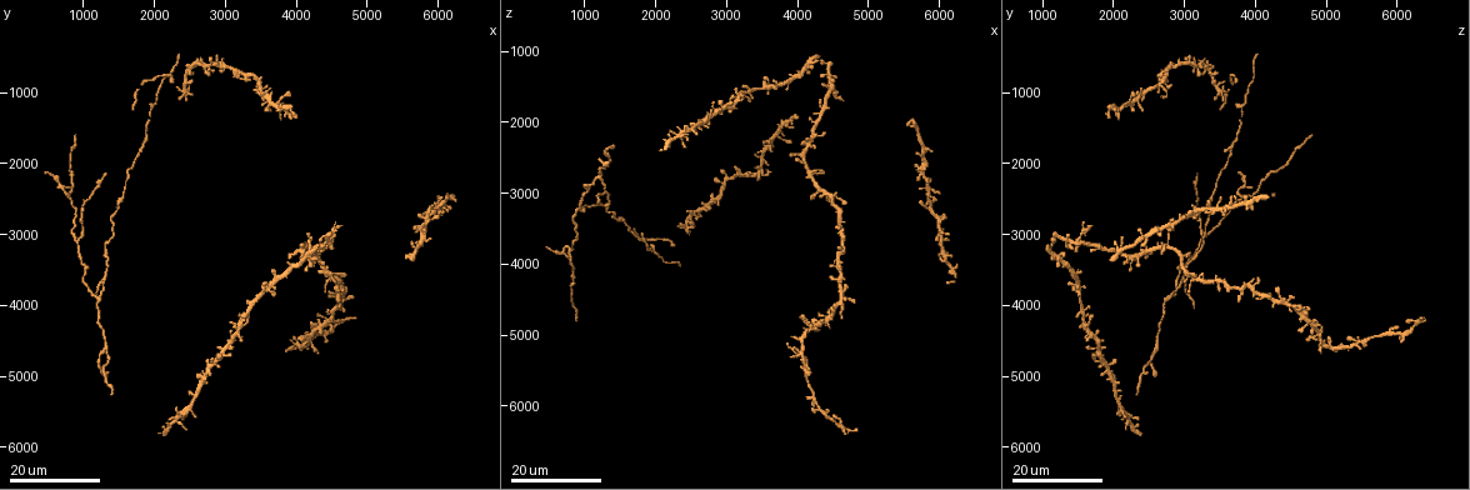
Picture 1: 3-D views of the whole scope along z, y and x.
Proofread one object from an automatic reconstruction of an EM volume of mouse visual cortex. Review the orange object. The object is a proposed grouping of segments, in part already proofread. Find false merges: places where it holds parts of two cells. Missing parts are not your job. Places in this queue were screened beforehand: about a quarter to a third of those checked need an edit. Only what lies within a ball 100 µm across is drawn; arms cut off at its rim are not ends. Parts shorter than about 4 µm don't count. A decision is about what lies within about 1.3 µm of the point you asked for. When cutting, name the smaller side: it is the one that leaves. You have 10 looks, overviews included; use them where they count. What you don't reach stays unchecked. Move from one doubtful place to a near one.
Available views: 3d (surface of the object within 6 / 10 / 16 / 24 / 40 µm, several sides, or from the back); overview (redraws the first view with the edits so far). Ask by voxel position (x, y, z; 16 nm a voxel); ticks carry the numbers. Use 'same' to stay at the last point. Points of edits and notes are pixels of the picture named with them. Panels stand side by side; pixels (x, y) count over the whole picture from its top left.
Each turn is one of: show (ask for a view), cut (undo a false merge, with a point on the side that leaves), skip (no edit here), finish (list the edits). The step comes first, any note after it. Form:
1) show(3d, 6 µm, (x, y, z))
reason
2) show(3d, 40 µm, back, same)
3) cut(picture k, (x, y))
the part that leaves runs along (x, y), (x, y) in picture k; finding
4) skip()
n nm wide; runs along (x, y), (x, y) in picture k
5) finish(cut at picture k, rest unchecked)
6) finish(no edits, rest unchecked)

show(3d, 24 µm, (1200, 3900, 2800))

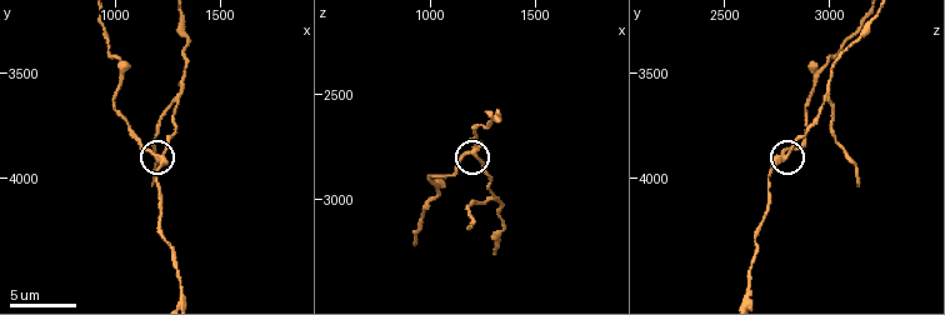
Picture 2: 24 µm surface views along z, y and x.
show(3d, 10 µm, (1210, 3900, 2770))
closer look

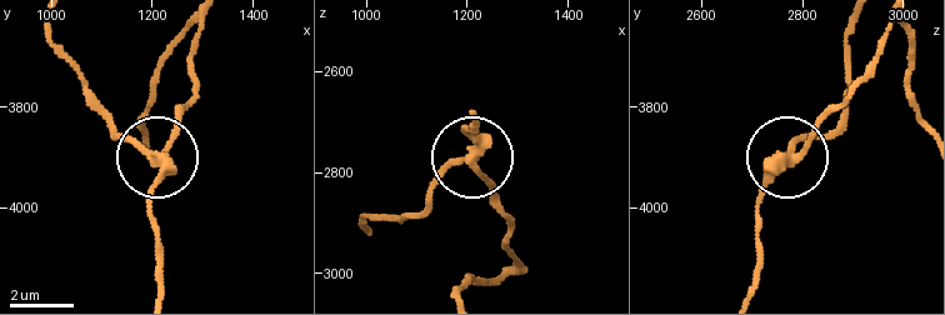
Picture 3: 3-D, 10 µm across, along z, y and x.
skip()
side arm 57 µm; runs along (158, 293), (149, 204), (158, 164), (103, 119) in picture 3; one cell here

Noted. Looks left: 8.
show(3d, 24 µm, (900, 3150, 3250))
a fork

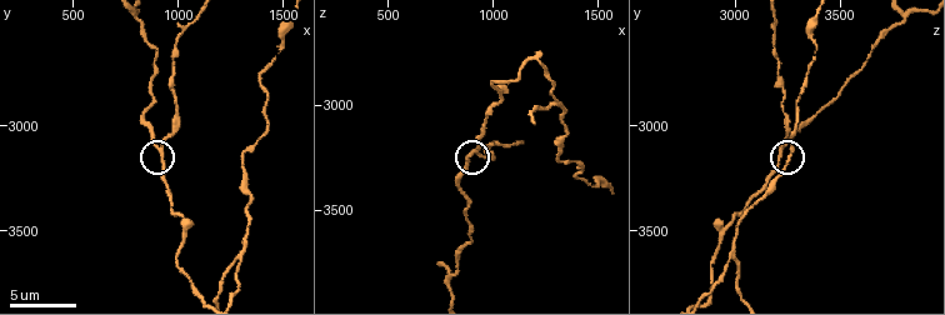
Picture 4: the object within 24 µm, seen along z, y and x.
show(3d, 6 µm, (910, 3110, 3230))
closer look

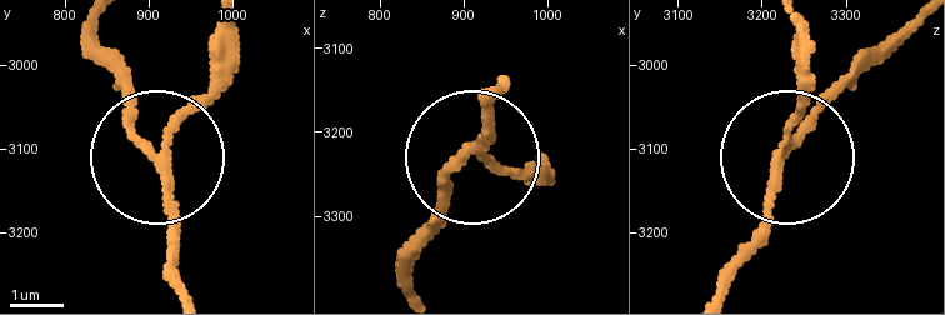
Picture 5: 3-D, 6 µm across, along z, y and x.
skip()
runs along (719, 281), (786, 160), (804, 58) in picture 5; all the same cell

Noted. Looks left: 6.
show(3d, 16 µm, (800, 2500, 3800))
three arms meet

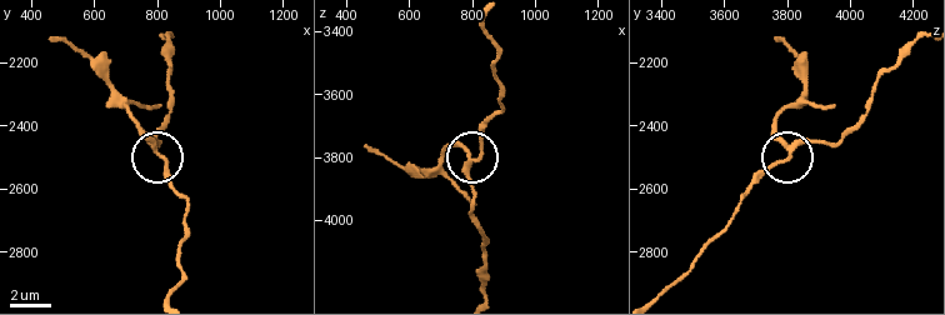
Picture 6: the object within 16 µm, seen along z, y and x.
show(3d, 6 µm, (800, 2460, 3820))
closer look

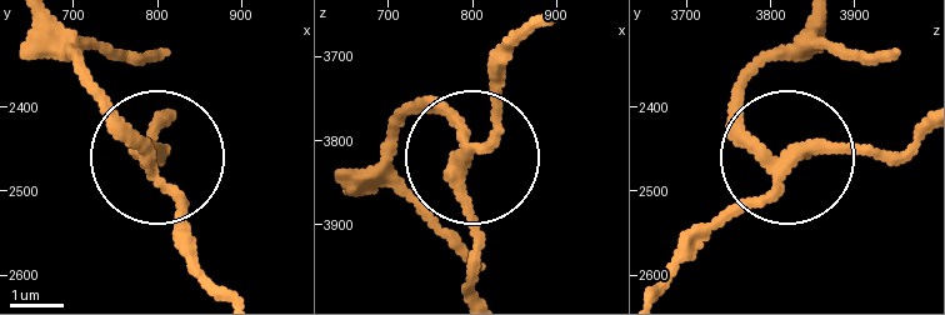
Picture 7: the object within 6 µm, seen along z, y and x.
show(3d, 6 µm, back, (785, 2460, 3810))

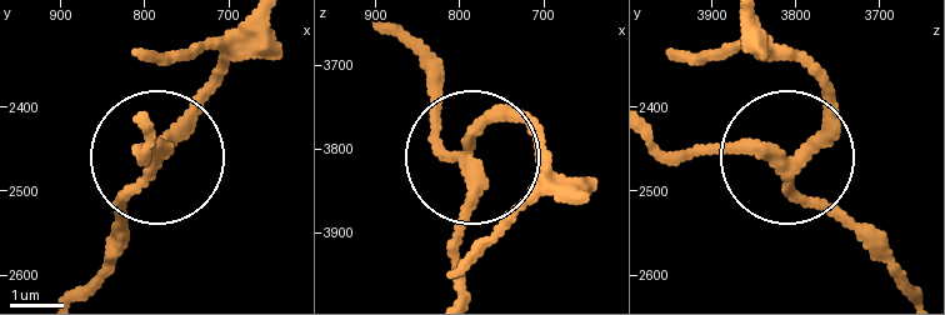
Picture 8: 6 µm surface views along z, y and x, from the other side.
cut(picture 8, (193, 111))
the part that leaves runs along (788, 164), (828, 101), (760, 21) in picture 8; a second cell is stuck on

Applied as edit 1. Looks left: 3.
show(3d, 16 µm, (1310, 3620, 2980))
two arms in line, one across

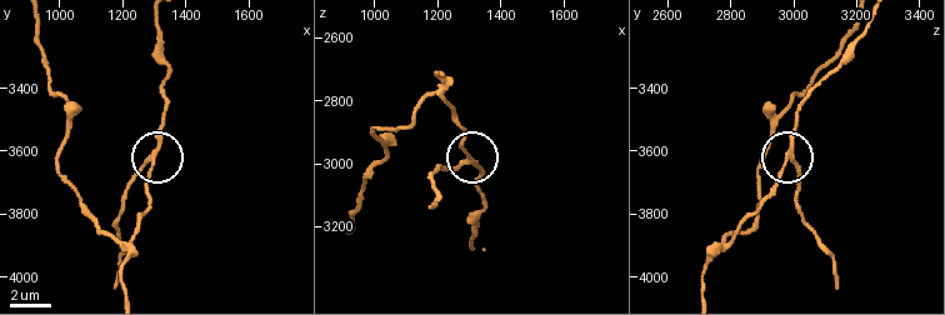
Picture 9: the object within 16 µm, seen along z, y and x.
cut(picture 9, (456, 170))
190 nm wide; two cells meet here

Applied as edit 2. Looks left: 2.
show(3d, 24 µm, (1300, 4600, 2650))
three-way junction

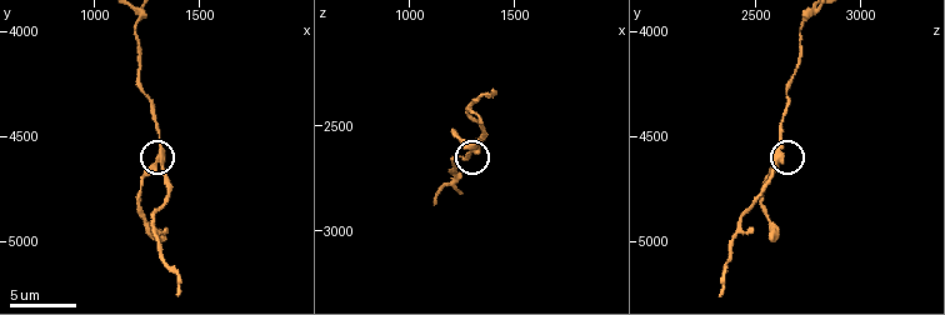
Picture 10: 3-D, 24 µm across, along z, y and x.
show(3d, 6 µm, (1310, 4630, 2620))
zoom in

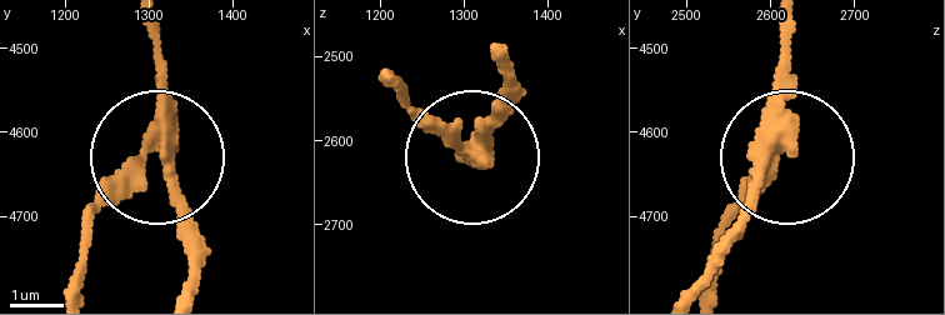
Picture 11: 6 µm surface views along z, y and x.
cut(picture 11, (116, 190))
3 arms; the part that leaves runs along (163, 138), (91, 228), (78, 281) in picture 11; two cells meet here

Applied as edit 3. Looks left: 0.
finish(cut at picture 8, cut at picture 9, cut at picture 11, rest unchecked)

